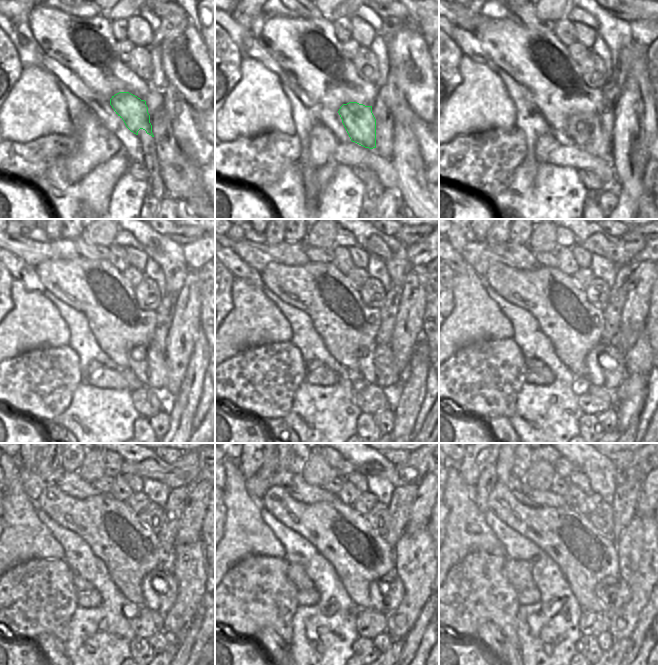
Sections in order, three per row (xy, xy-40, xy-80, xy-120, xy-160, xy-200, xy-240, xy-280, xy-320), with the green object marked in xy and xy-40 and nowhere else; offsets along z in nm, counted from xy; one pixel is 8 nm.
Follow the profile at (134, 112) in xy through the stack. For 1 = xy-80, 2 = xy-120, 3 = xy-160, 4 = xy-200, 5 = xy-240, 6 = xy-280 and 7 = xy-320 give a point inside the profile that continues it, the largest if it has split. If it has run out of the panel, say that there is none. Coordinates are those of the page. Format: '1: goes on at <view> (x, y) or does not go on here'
1: goes on at xy-80 (586, 130)
2: goes on at xy-120 (149, 364)
3: goes on at xy-160 (377, 365)
4: goes on at xy-200 (605, 362)
5: goes on at xy-240 (159, 588)
6: goes on at xy-280 (386, 594)
7: goes on at xy-320 (613, 592)

